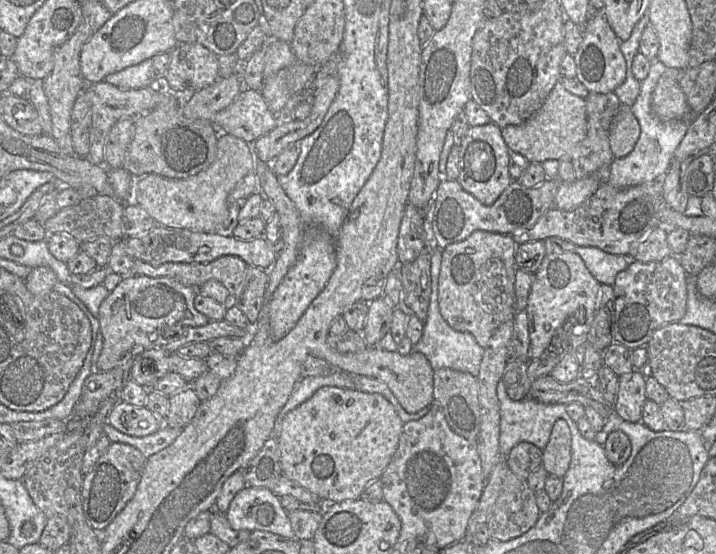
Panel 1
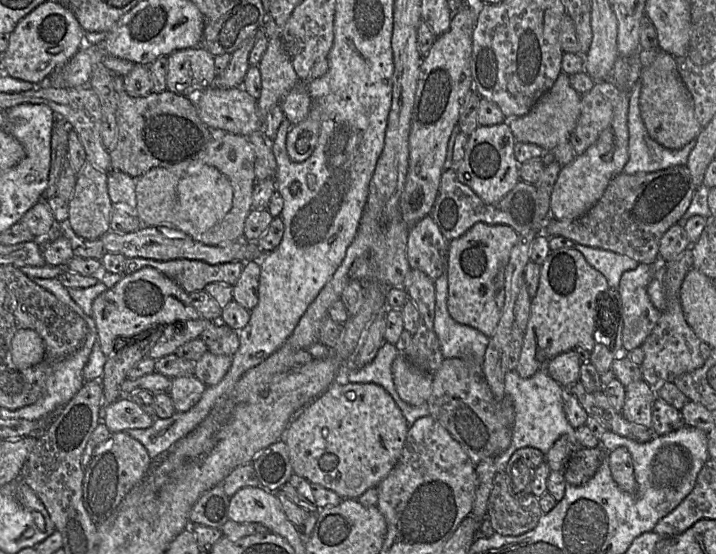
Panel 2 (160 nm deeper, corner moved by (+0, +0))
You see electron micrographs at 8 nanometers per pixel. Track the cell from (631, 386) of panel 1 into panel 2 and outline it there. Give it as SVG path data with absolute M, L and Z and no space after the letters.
M643 379L625 387L622 416L629 422L651 428L655 389Z

